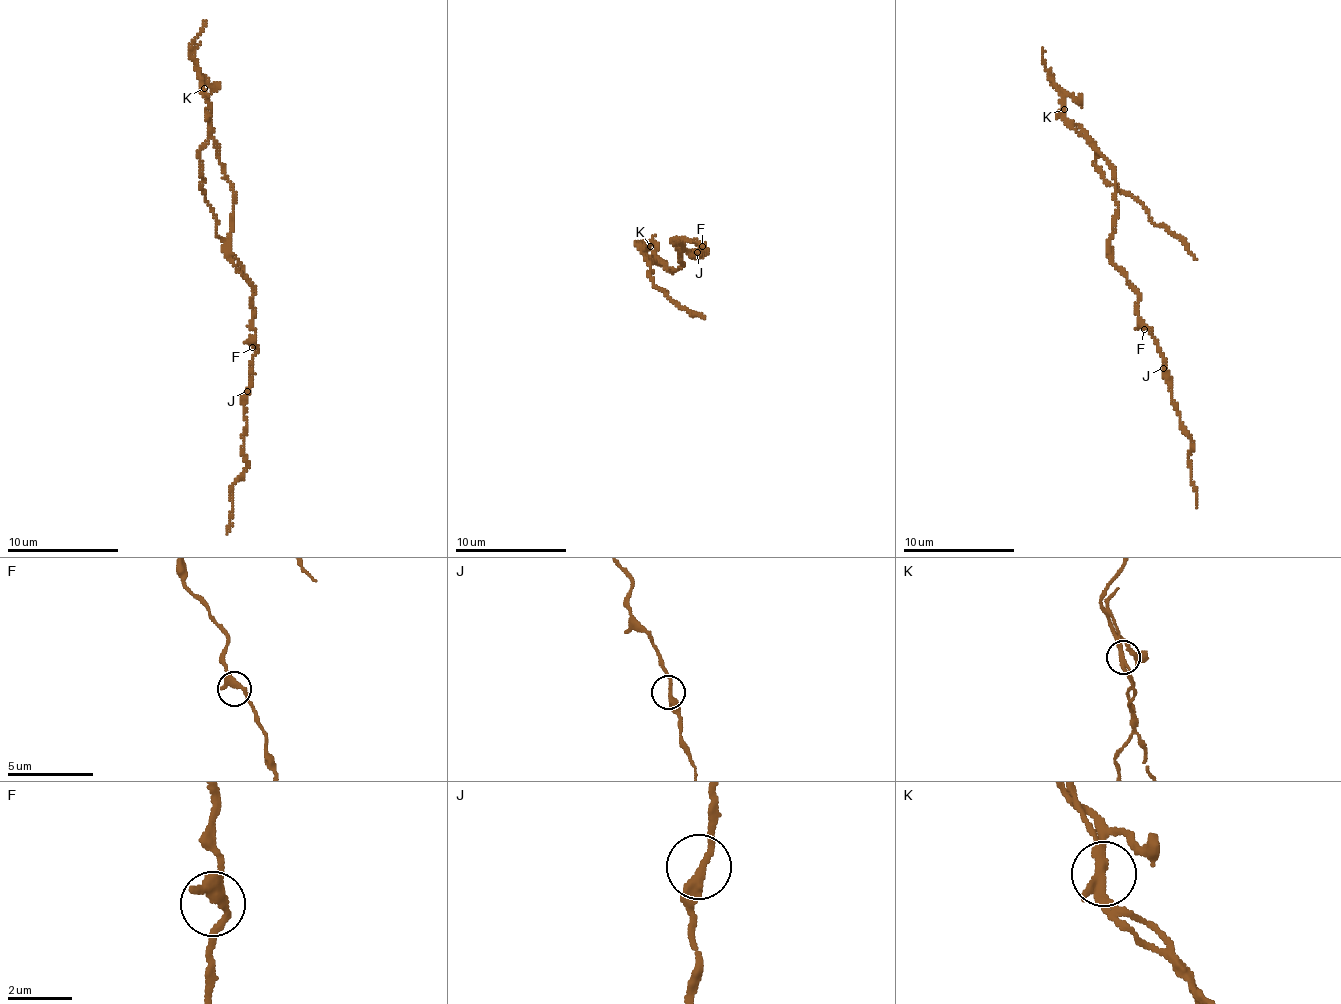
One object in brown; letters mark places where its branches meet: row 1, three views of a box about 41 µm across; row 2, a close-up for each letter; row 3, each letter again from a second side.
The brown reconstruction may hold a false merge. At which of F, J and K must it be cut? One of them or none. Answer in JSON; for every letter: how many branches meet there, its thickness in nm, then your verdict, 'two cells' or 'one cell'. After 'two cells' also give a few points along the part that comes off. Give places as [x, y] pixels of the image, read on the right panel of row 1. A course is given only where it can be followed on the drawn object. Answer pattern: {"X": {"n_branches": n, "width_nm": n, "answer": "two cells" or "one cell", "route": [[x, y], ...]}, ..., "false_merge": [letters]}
{"F": {"n_branches": 2, "width_nm": 320, "answer": "one cell"}, "J": {"n_branches": 2, "width_nm": 280, "answer": "one cell"}, "K": {"n_branches": 2, "width_nm": 280, "answer": "two cells", "route": [[1065, 110], [1068, 119], [1084, 129], [1093, 142], [1098, 172], [1146, 210], [1154, 223], [1180, 238], [1197, 259]]}, "false_merge": ["K"]}

